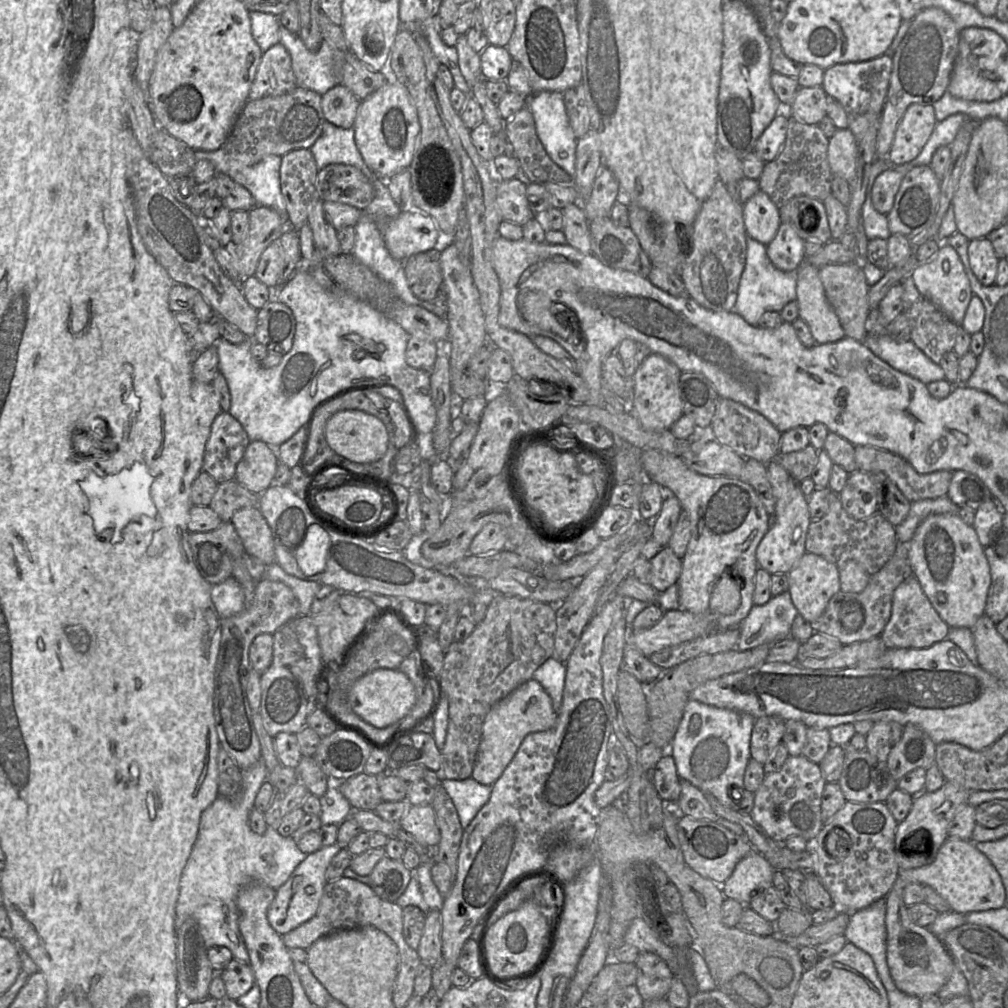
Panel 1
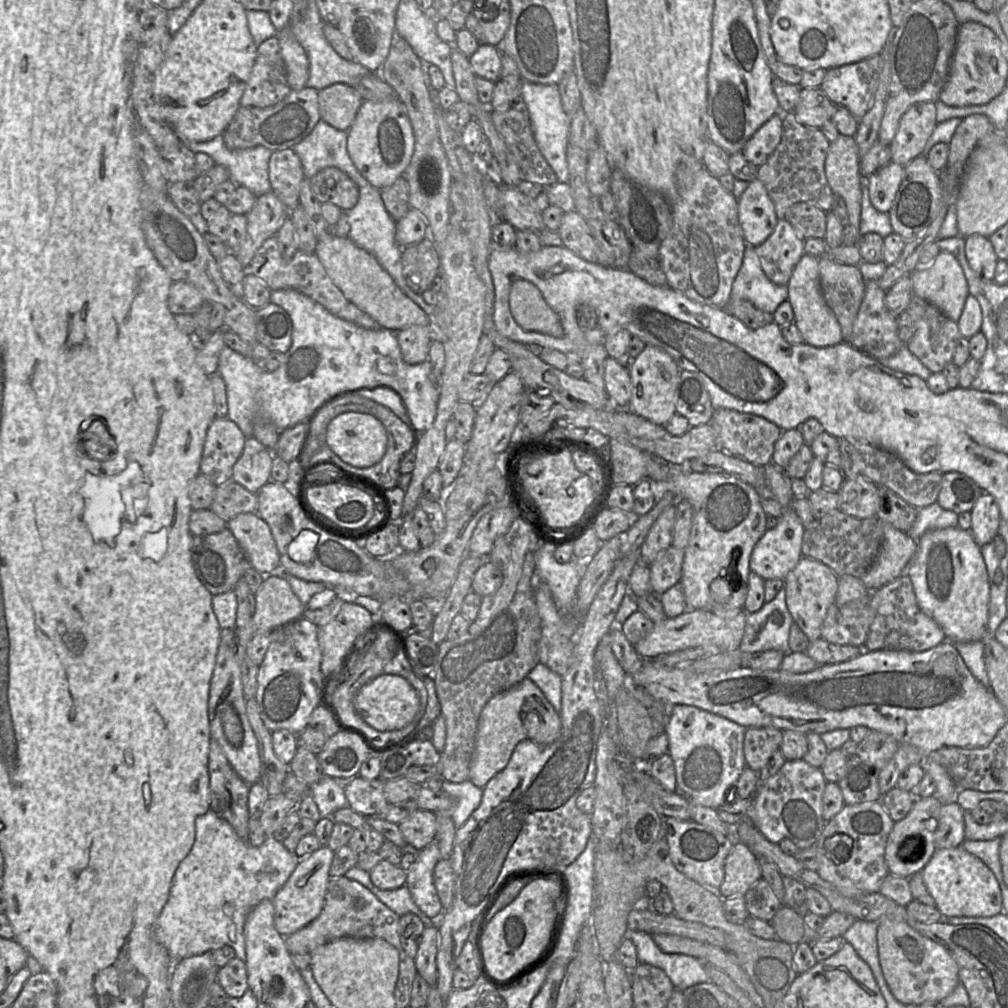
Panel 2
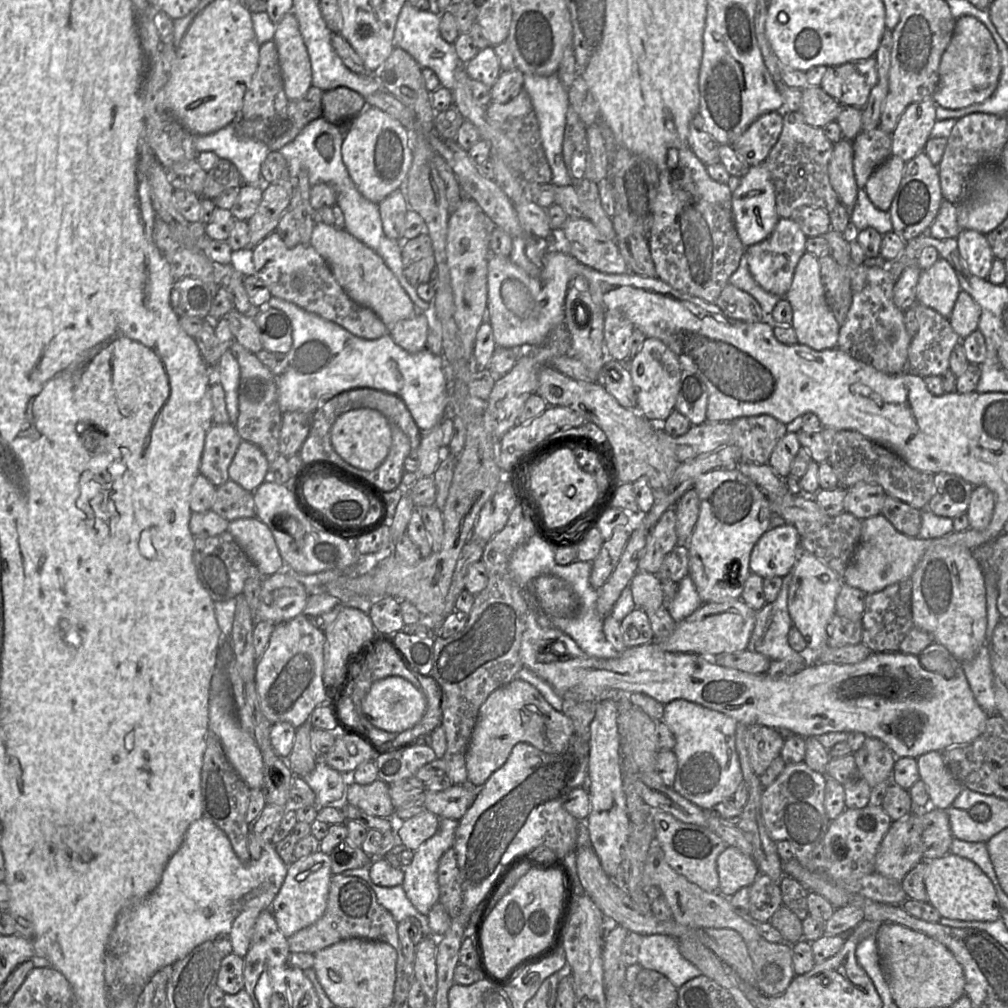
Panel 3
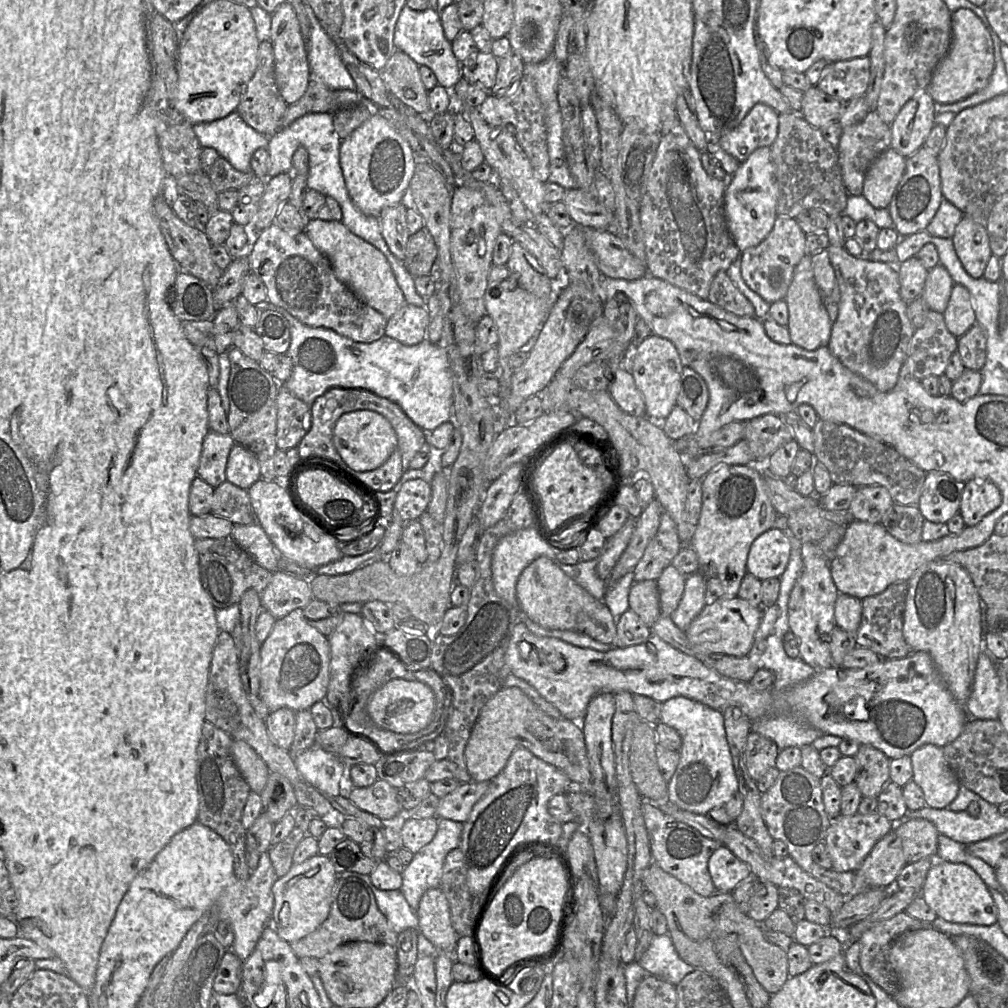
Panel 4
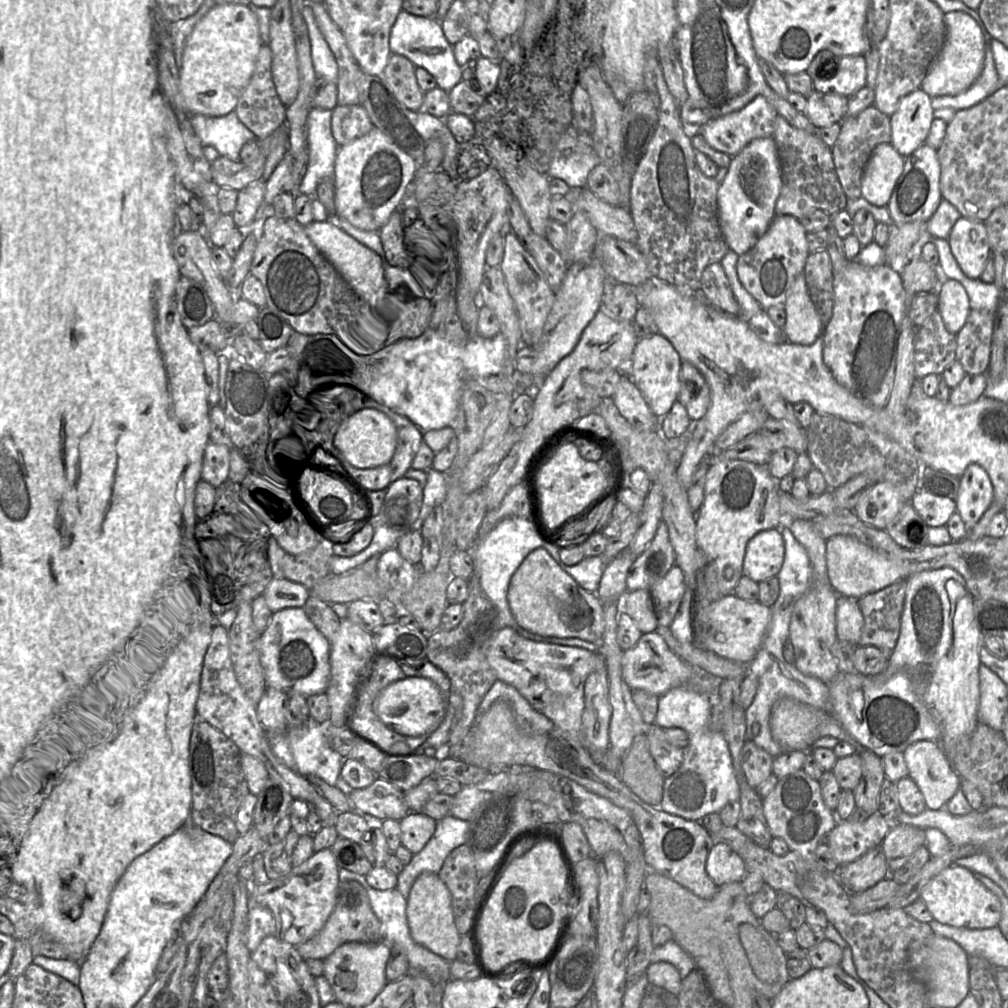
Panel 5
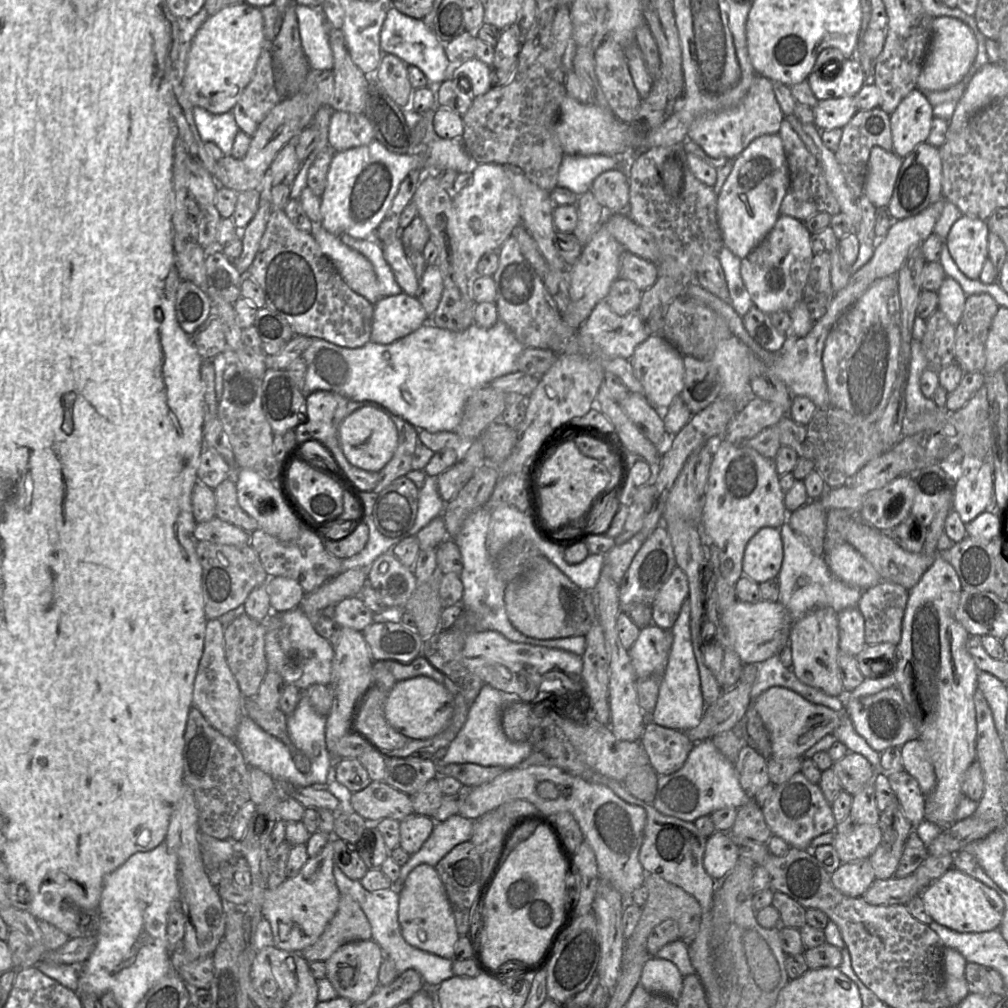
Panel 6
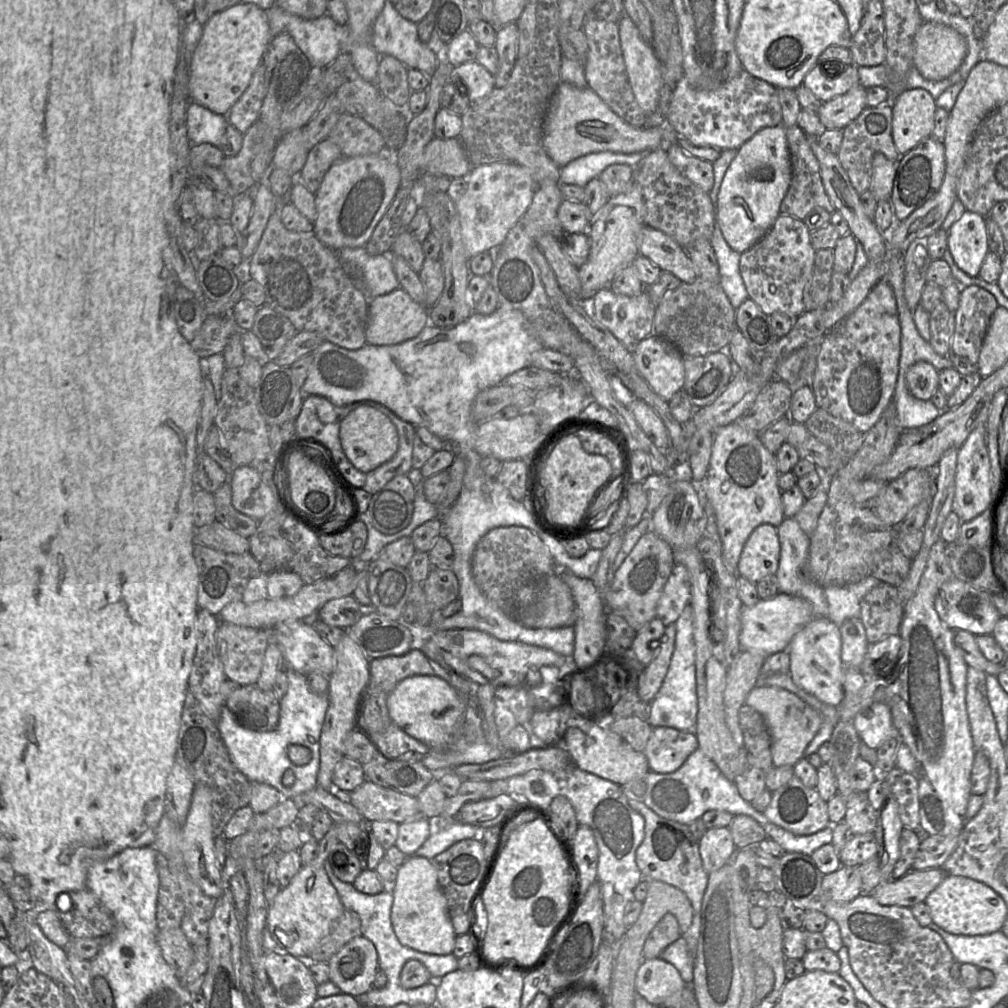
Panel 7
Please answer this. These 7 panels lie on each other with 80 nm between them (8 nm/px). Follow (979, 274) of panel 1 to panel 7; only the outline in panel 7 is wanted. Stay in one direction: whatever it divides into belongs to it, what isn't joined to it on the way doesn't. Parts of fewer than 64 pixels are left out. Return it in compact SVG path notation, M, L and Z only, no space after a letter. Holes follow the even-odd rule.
M966 210L948 231L948 251L963 272L977 277L989 252L986 217Z

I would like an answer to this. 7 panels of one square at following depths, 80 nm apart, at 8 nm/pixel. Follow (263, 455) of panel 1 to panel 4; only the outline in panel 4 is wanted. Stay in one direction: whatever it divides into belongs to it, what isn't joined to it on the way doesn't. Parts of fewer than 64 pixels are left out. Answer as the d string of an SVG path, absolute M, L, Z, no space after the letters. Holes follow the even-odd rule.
M235 443L227 461L226 480L240 488L248 489L260 478L257 457L246 447Z

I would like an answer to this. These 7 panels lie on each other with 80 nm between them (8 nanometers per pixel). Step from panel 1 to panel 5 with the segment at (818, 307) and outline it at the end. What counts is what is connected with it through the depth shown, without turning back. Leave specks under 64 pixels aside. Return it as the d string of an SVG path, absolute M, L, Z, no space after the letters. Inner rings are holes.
M804 272L800 273L788 291L784 303L787 320L783 328L787 341L811 345L824 331L824 325L809 295Z

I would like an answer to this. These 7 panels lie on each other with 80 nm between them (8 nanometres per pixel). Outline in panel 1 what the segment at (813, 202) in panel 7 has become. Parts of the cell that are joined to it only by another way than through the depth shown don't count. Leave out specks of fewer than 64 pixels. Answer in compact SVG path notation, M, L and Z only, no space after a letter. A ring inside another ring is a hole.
M790 117L782 150L774 160L765 163L758 180L760 190L765 192L778 208L796 196L809 196L824 201L832 194L828 147L829 139L818 125L805 124Z

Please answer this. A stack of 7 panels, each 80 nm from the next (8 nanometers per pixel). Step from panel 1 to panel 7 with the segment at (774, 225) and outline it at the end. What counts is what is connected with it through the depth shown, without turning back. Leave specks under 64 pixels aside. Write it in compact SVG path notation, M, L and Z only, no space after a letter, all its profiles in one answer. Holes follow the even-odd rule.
M783 123L765 127L742 144L723 177L715 205L716 222L729 246L743 253L773 226L790 186L792 165Z

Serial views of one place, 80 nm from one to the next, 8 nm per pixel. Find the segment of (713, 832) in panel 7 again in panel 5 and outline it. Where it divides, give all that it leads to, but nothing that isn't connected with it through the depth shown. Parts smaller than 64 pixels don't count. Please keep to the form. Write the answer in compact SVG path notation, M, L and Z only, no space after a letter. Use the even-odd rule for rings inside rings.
M716 842L711 848L705 869L717 887L740 882L748 872L742 857L723 842Z

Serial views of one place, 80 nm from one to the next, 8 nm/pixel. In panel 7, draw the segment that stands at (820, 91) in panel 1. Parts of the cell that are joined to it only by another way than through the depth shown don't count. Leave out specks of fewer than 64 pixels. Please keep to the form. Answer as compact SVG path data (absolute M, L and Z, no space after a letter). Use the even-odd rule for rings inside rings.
M858 83L846 93L823 102L817 115L824 128L843 130L866 107L866 88Z

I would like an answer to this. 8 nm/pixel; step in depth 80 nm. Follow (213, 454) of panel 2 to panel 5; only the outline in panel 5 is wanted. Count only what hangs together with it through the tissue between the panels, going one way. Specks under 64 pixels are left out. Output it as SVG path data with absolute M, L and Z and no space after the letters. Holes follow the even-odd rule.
M208 442L203 454L201 479L213 487L228 480L230 447Z

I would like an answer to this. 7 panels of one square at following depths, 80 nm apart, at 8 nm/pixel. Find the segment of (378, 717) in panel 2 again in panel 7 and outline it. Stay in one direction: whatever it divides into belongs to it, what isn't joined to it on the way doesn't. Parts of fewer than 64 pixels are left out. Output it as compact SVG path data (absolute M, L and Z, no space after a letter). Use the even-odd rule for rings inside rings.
M416 675L399 682L389 693L387 709L391 720L409 736L426 744L431 750L443 750L454 742L463 728L468 702L452 686L438 676Z

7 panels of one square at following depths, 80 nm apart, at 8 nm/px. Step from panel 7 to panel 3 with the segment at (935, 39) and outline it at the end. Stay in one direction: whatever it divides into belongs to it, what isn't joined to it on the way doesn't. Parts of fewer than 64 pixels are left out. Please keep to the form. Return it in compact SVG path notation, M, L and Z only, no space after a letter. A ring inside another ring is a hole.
M961 16L956 19L953 36L941 57L938 86L932 99L946 109L982 103L995 92L1000 74L1000 56L991 33L974 16Z

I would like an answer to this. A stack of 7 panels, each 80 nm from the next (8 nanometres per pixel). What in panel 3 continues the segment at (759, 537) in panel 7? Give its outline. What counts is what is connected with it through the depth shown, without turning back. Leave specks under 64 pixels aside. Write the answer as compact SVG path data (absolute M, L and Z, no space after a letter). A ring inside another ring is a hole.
M791 524L770 528L753 547L750 571L762 578L785 577L795 566L801 537Z

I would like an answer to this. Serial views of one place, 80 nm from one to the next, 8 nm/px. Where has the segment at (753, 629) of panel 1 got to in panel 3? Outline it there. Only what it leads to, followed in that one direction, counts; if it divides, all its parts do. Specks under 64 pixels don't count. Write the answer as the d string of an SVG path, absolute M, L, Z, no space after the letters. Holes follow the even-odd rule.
M791 572L782 578L775 601L766 603L756 612L756 623L747 650L773 660L806 661L807 655L795 652L788 643L792 620L788 611L788 589Z

